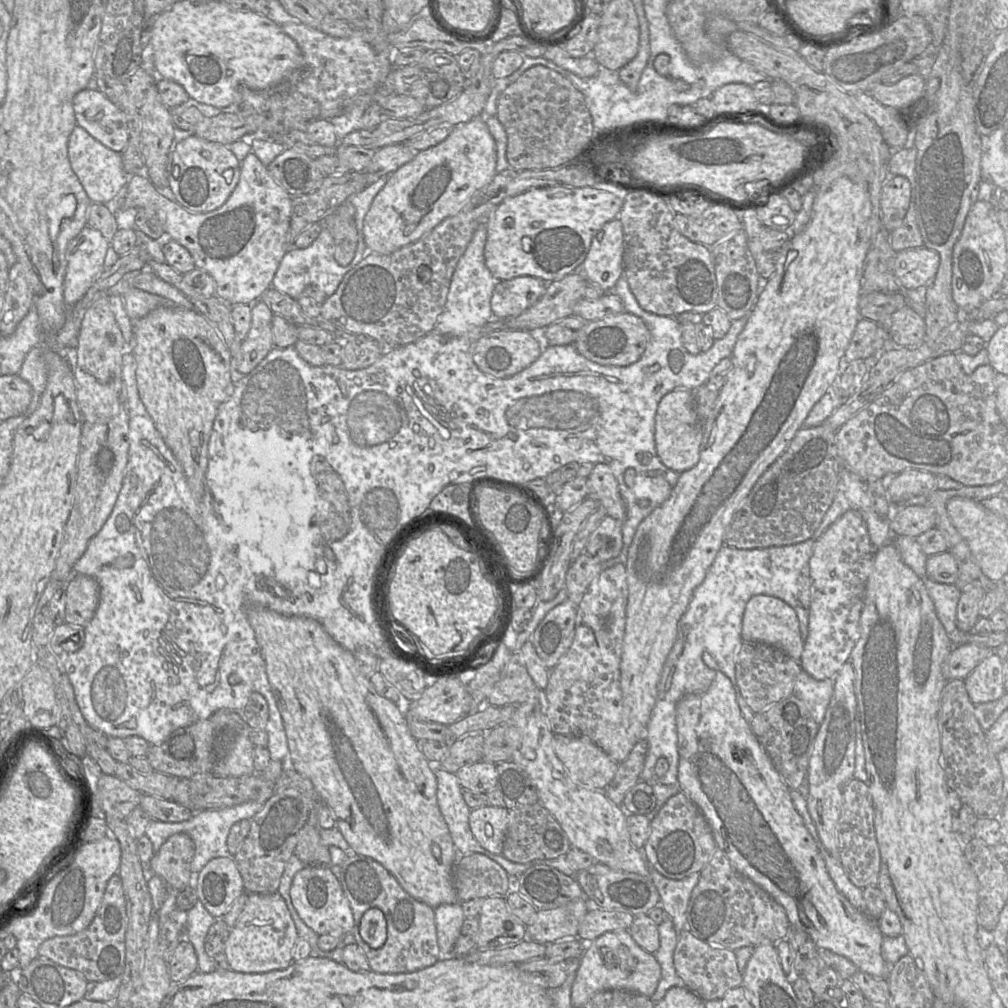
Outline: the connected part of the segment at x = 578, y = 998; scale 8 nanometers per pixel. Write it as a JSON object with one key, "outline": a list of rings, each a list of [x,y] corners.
{"outline":[[[629,930],[609,931],[585,944],[572,986],[571,1004],[573,1007],[580,1007],[597,992],[606,989],[628,990],[651,997],[657,989],[660,977],[661,966],[655,955],[641,948]]]}

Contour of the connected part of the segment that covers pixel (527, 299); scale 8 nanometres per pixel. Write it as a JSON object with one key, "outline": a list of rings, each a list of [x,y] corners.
{"outline":[[[532,276],[499,281],[491,298],[493,319],[518,316],[534,305],[546,292],[547,283]]]}

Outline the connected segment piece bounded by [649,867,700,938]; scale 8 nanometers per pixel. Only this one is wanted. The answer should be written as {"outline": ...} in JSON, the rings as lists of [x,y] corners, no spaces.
{"outline":[[[650,867],[650,878],[660,895],[660,906],[672,919],[677,938],[686,928],[686,911],[700,873],[692,873],[681,880],[674,880],[661,875]]]}

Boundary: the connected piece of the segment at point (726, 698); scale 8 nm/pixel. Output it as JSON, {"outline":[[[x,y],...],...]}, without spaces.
{"outline":[[[717,670],[706,692],[682,697],[676,705],[676,727],[679,789],[702,812],[718,849],[724,852],[732,867],[779,903],[791,927],[805,931],[818,949],[846,957],[859,971],[876,978],[887,978],[891,966],[881,954],[884,935],[878,921],[855,908],[837,890],[815,841],[792,803],[790,789],[743,717],[730,679]]]}

